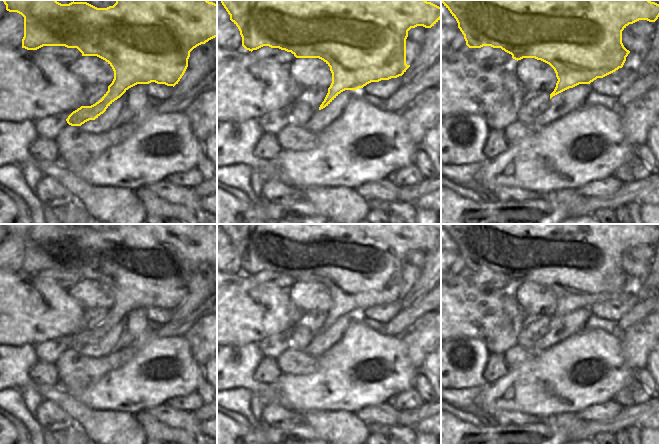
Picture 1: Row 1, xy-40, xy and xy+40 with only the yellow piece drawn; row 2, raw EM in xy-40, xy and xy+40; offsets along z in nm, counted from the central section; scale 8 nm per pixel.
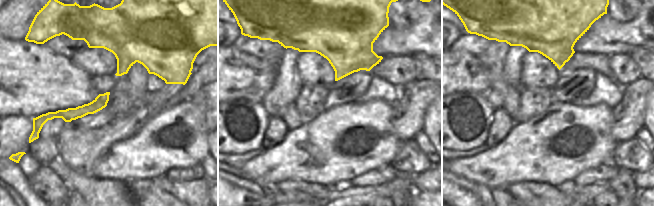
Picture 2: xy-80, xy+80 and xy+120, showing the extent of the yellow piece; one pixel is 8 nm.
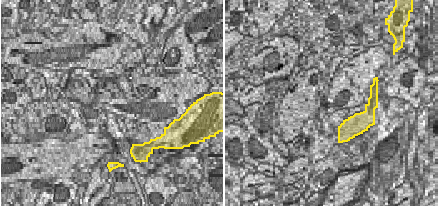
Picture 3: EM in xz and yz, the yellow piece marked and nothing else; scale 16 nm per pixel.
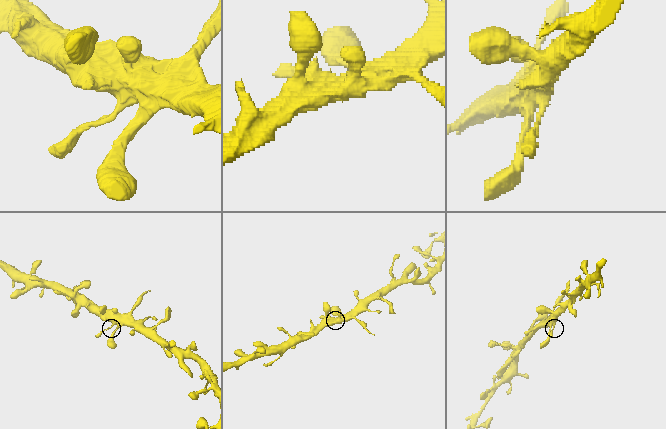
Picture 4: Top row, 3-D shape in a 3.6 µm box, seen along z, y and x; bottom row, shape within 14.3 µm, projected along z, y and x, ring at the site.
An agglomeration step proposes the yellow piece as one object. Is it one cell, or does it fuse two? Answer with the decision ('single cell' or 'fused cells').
single cell

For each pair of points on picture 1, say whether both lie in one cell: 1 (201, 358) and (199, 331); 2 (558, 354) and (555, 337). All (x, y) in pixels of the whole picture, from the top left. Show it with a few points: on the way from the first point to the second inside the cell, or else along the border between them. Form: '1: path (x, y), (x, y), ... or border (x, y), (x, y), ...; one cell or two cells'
1: path (201, 351), (201, 338); one cell
2: border (576, 331), (564, 339), (534, 352); two cells

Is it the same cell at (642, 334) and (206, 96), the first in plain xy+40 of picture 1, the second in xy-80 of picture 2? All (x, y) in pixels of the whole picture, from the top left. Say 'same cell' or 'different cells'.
same cell

